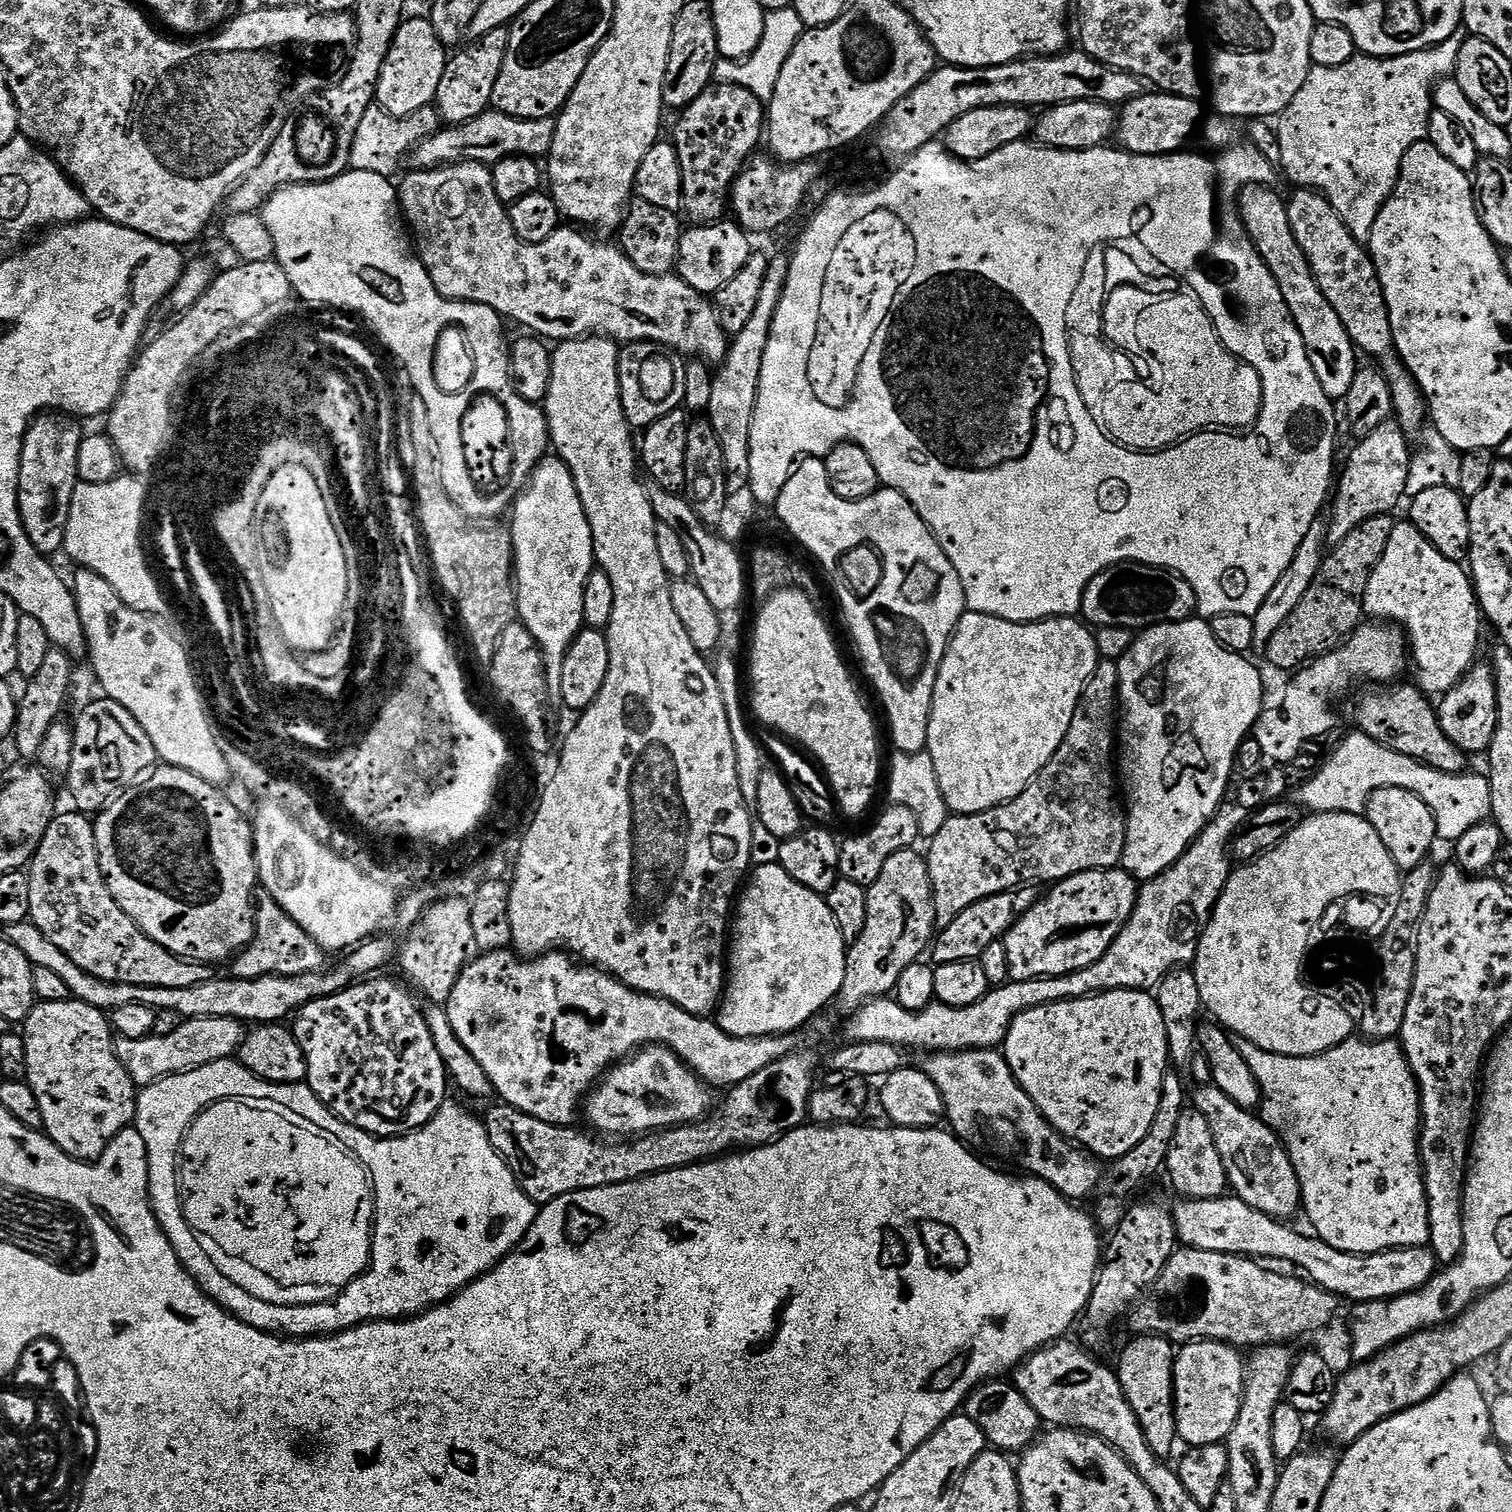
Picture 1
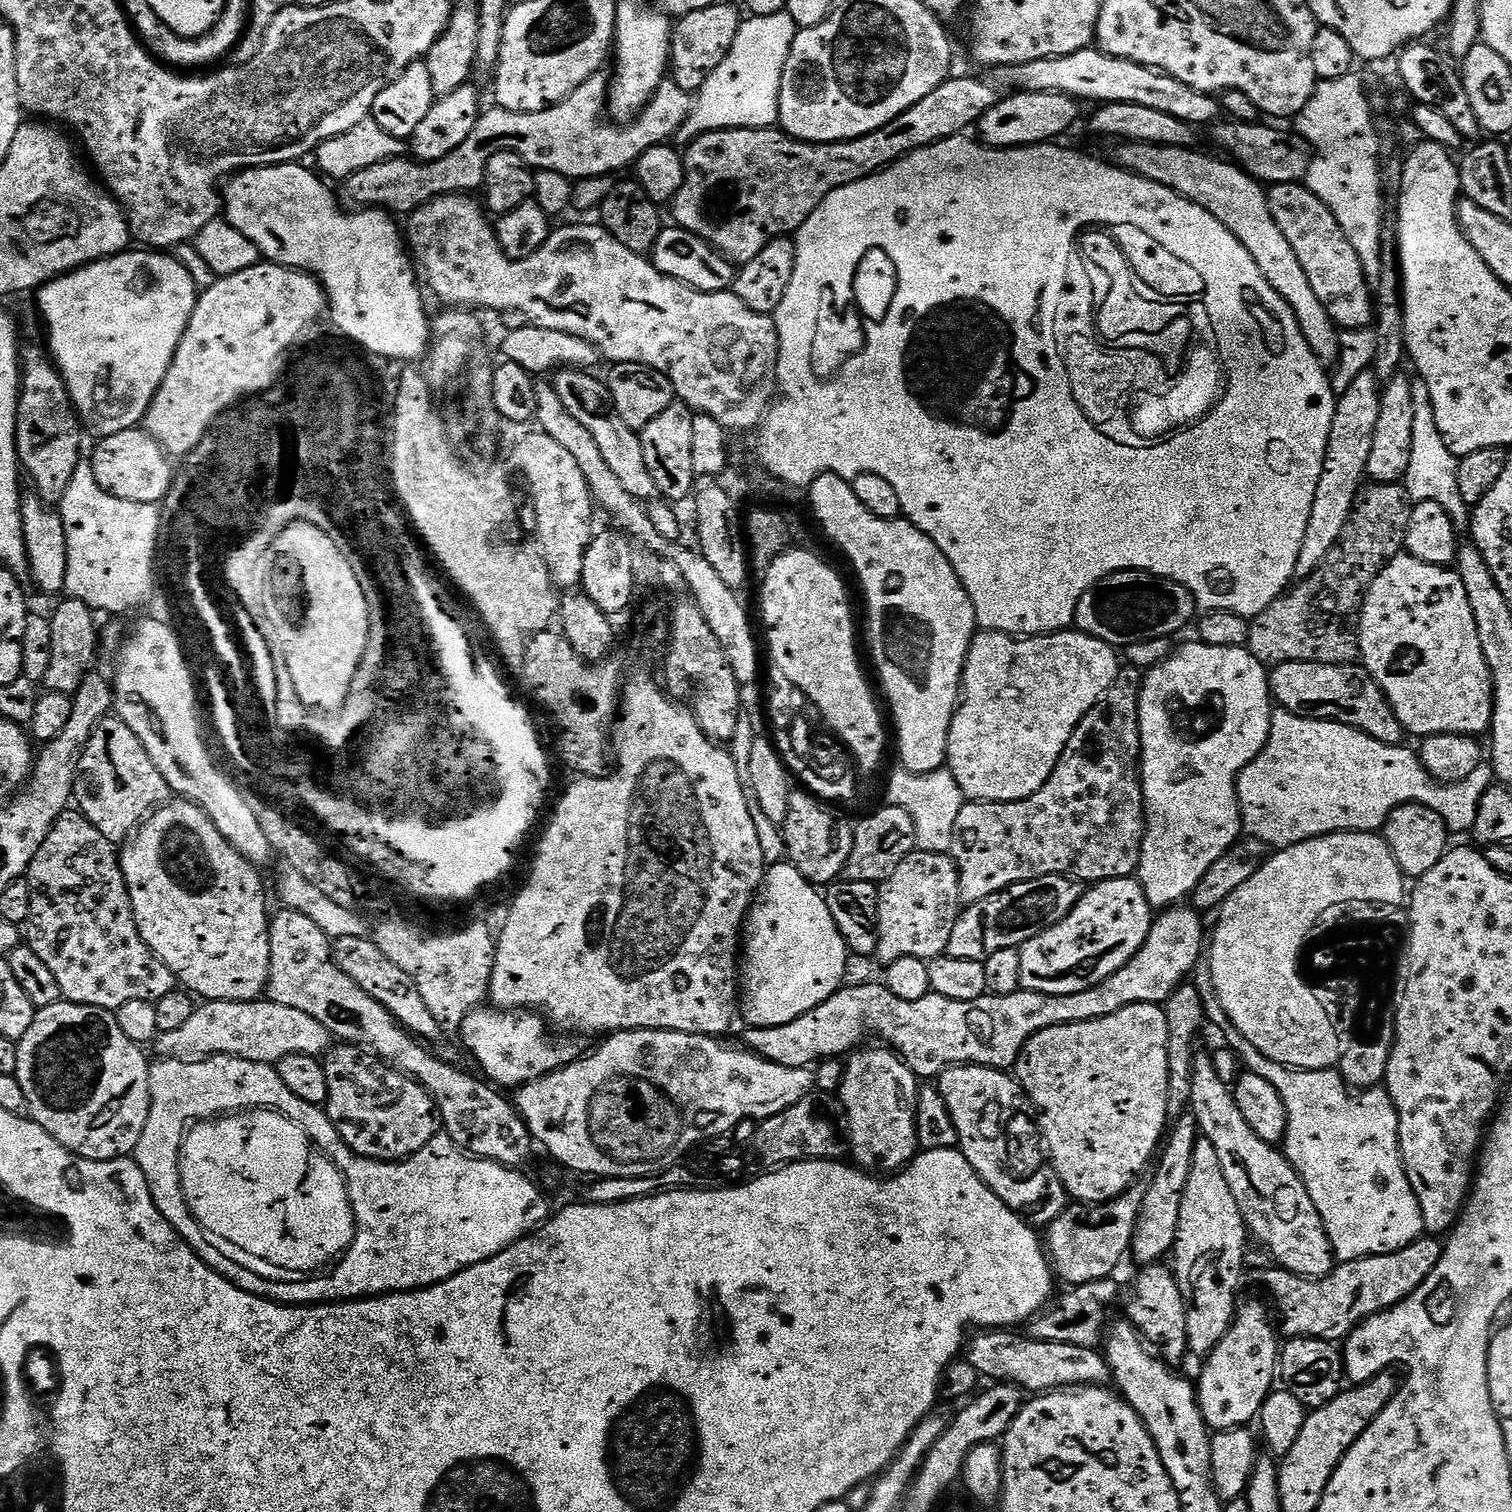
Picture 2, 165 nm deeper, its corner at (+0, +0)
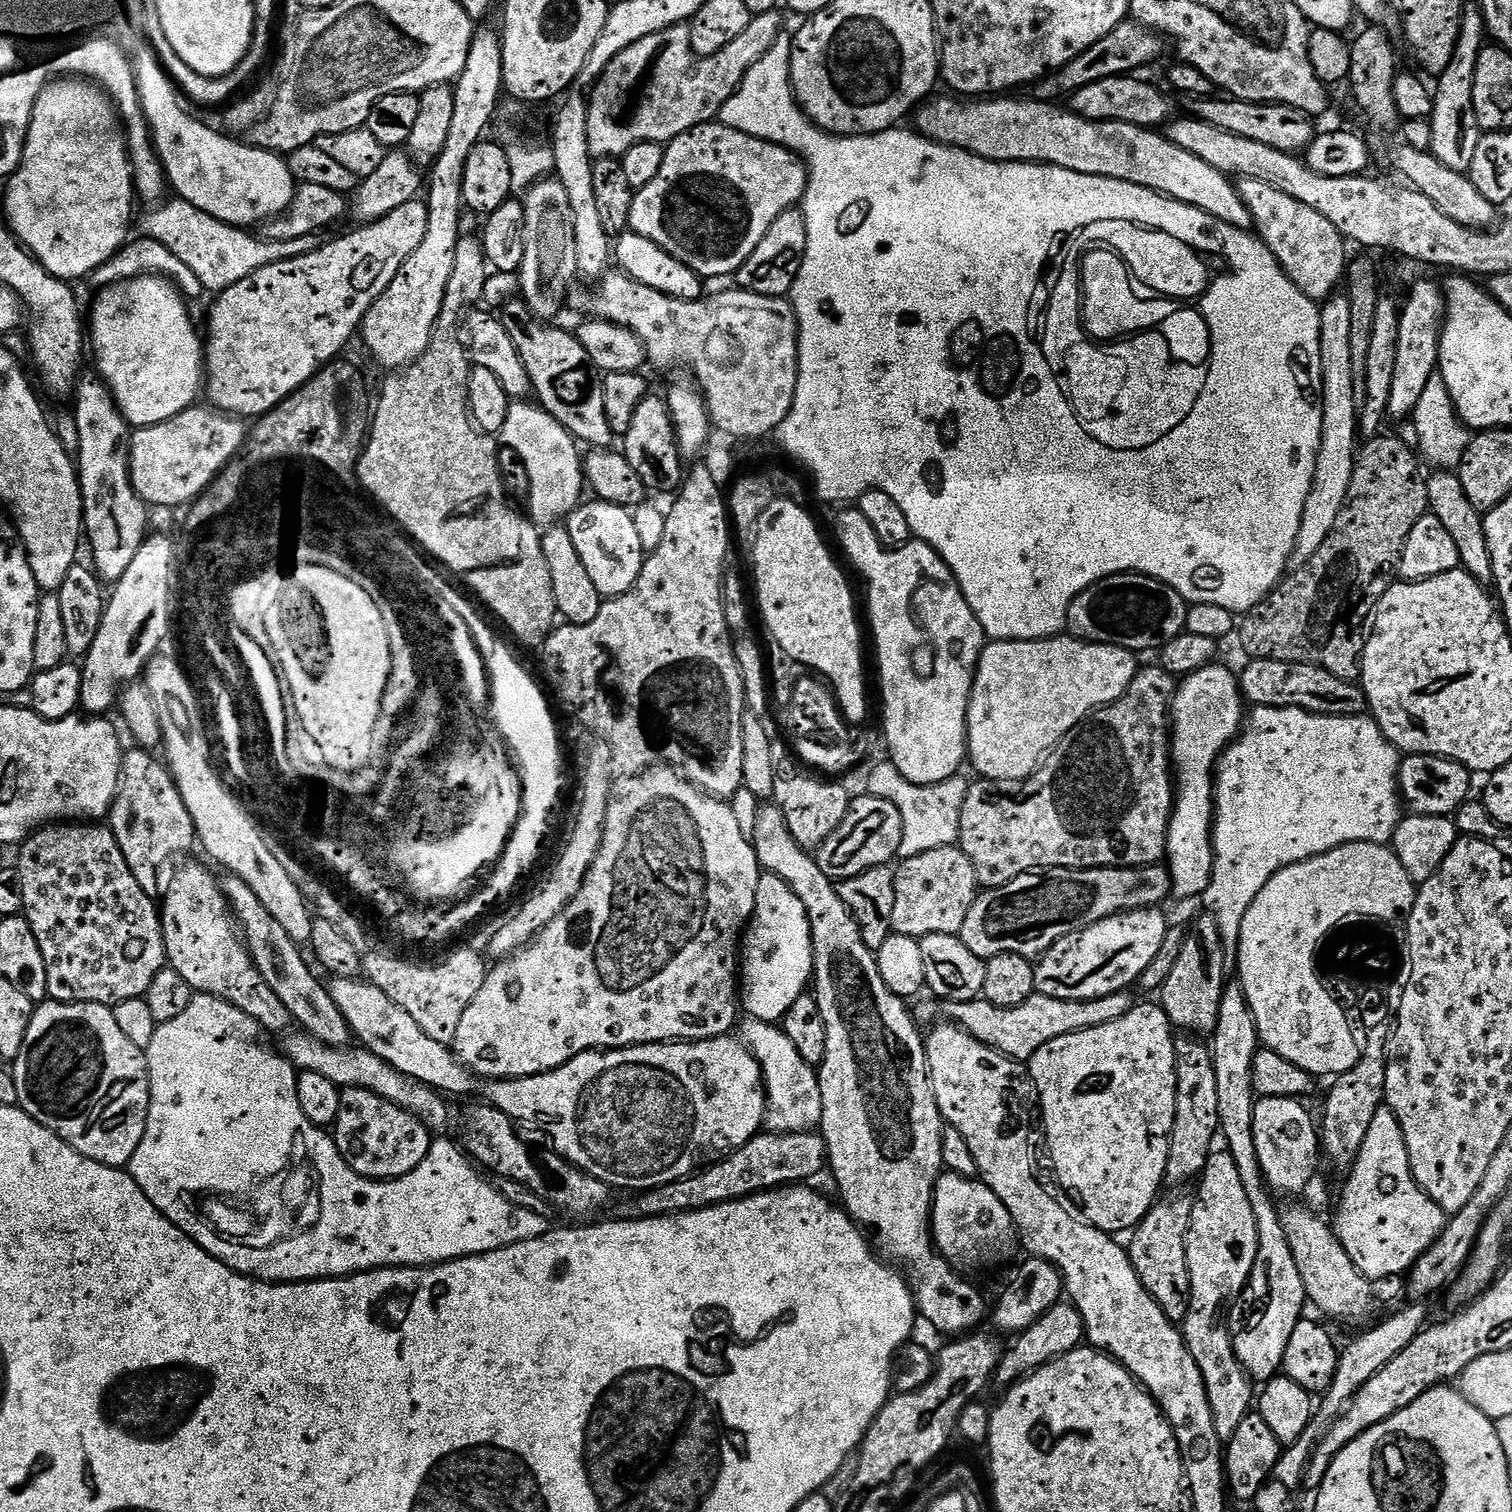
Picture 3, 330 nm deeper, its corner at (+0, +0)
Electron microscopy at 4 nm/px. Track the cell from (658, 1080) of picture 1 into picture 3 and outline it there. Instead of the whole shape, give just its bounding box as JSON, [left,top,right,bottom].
[327,977,768,1194]

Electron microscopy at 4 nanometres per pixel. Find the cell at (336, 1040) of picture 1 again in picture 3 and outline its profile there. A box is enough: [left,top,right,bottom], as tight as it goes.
[334,1088,434,1180]

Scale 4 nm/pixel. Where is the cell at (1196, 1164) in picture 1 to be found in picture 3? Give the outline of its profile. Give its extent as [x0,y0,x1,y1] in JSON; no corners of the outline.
[1182,1150,1258,1442]

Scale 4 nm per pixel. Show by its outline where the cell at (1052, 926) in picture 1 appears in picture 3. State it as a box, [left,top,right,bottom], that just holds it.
[1035,907,1170,1000]

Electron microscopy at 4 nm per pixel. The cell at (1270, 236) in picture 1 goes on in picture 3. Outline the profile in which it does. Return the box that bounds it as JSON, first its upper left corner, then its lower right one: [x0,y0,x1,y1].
[915,98,1253,230]

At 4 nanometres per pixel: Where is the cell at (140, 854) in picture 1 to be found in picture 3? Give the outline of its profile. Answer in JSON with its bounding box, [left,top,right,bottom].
[160,864,293,1034]

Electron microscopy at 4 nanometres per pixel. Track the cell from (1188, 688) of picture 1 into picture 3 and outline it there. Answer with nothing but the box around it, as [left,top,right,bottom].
[1166,663,1246,900]

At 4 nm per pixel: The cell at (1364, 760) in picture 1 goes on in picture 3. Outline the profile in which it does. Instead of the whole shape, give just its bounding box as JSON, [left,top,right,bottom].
[1202,708,1402,953]

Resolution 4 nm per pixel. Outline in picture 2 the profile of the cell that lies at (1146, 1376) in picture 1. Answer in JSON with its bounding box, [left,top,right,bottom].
[1127,1262,1189,1366]

